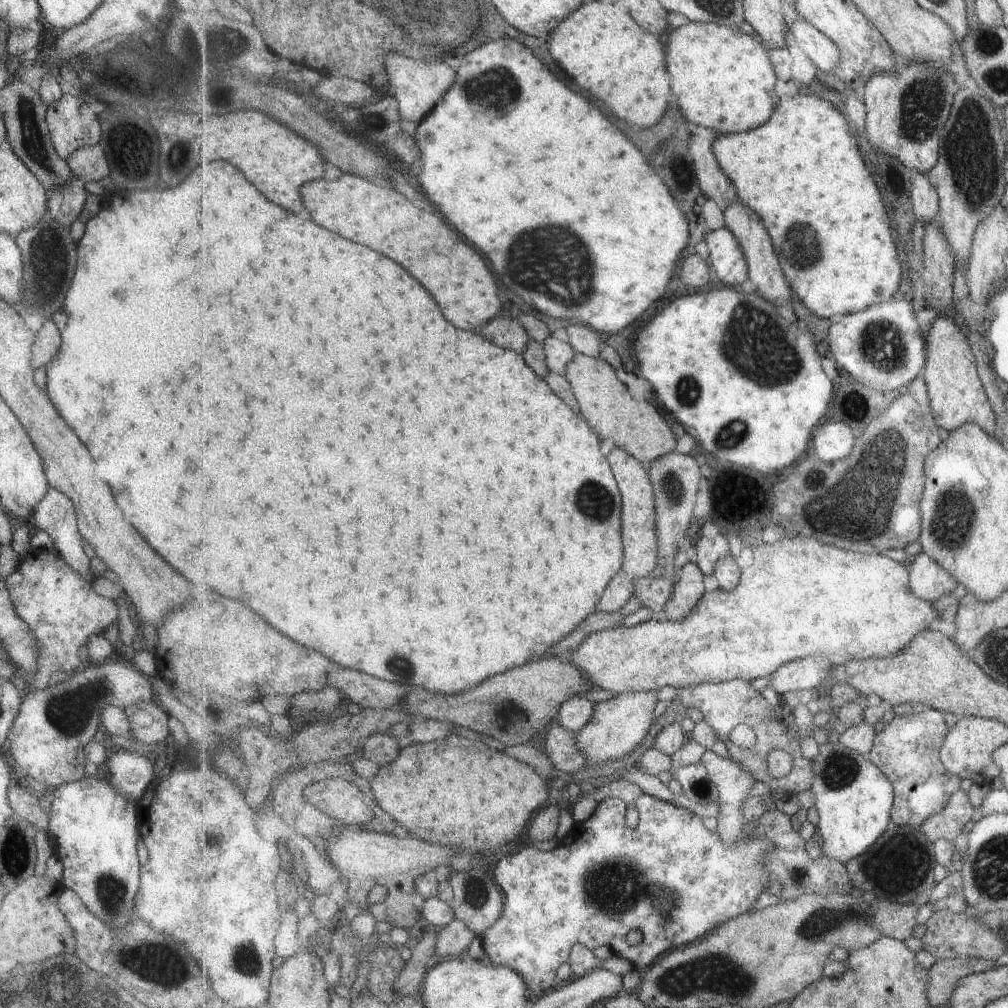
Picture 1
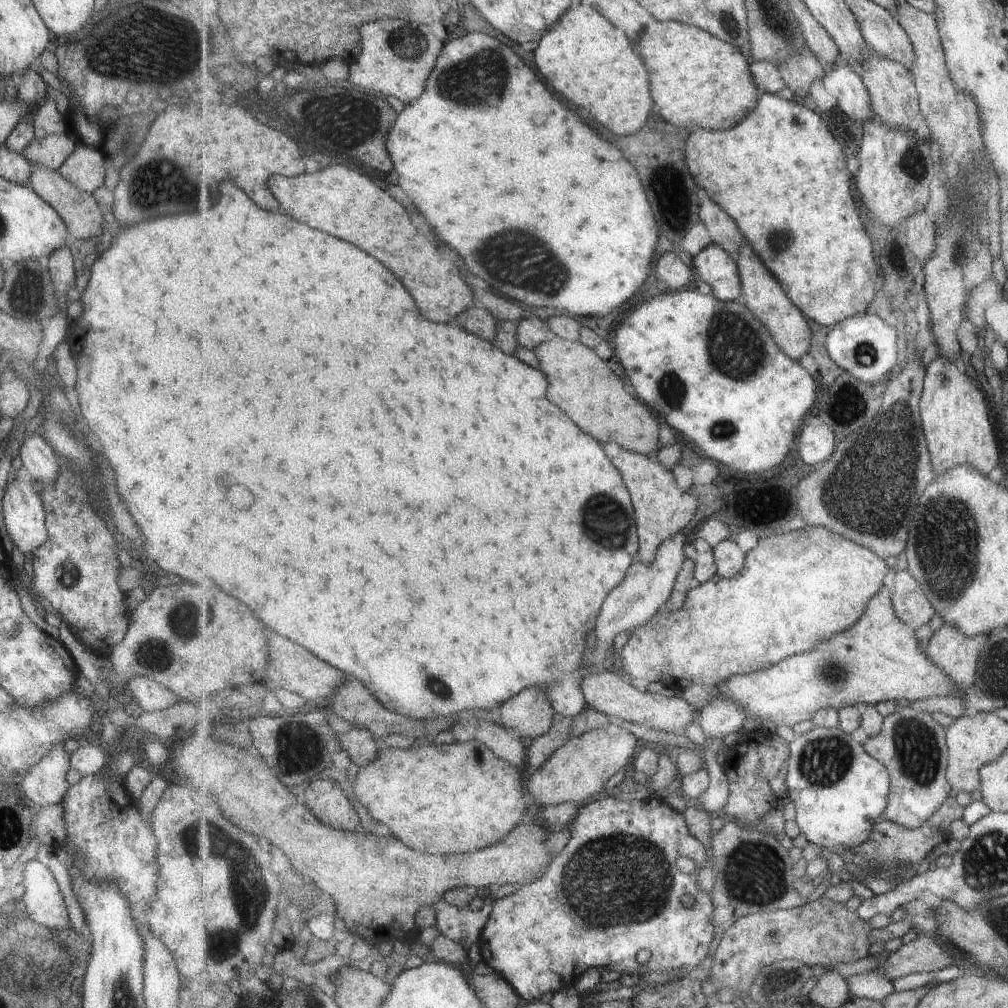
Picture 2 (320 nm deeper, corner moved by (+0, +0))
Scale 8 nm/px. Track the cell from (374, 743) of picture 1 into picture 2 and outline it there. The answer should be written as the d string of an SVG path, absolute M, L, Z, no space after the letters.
M353 728L337 733L338 741L350 755L350 760L359 767L366 767L375 760L379 750L375 744L375 734L365 729Z

